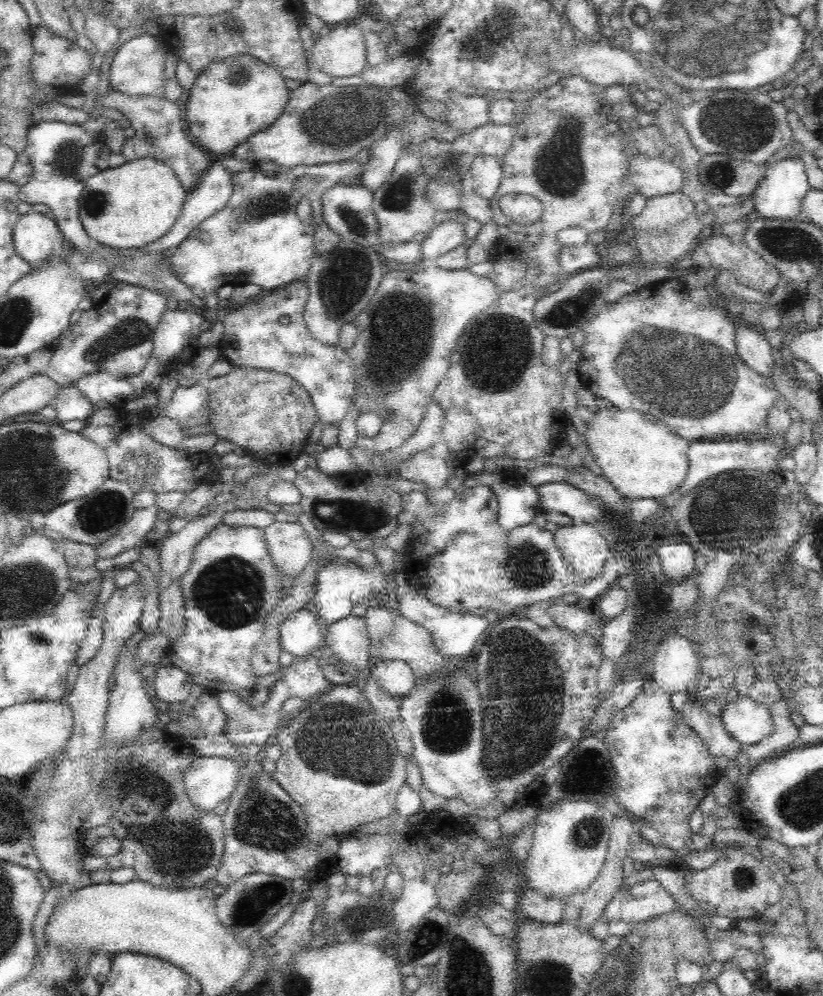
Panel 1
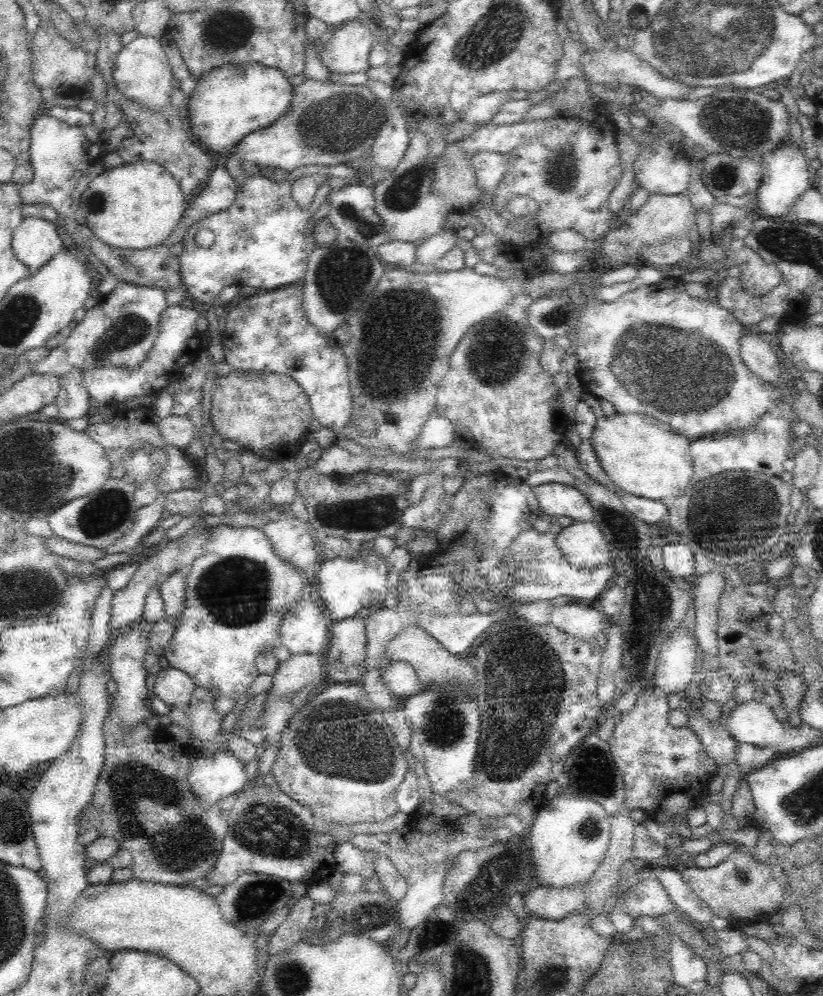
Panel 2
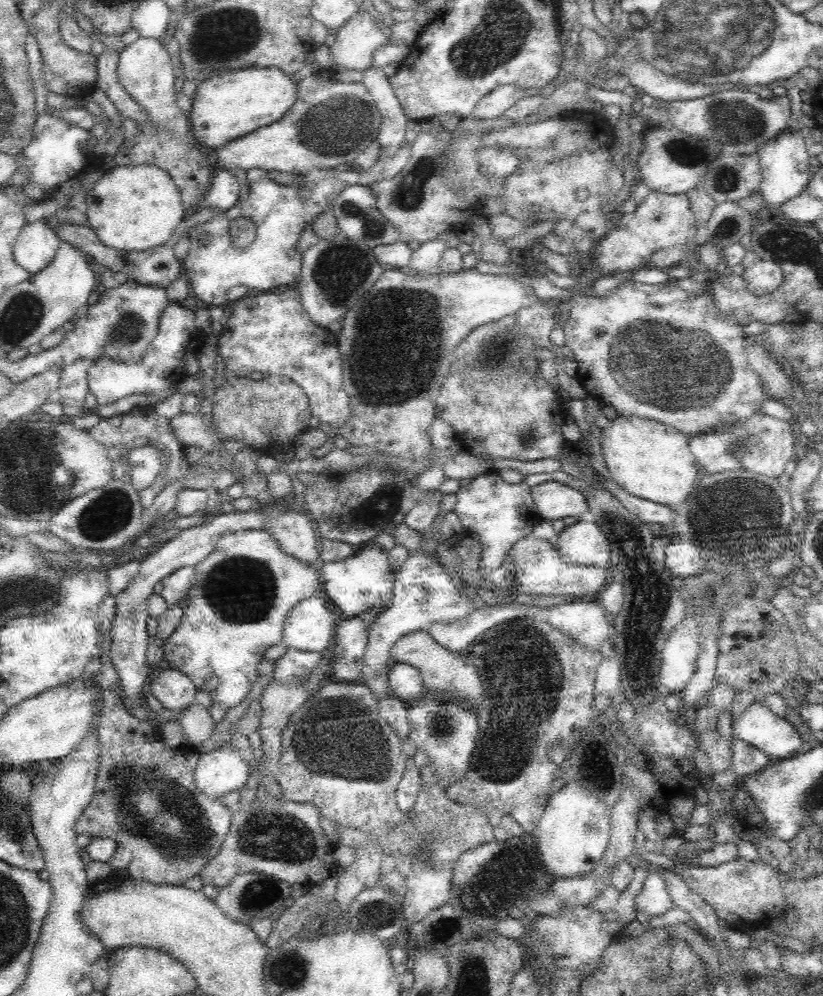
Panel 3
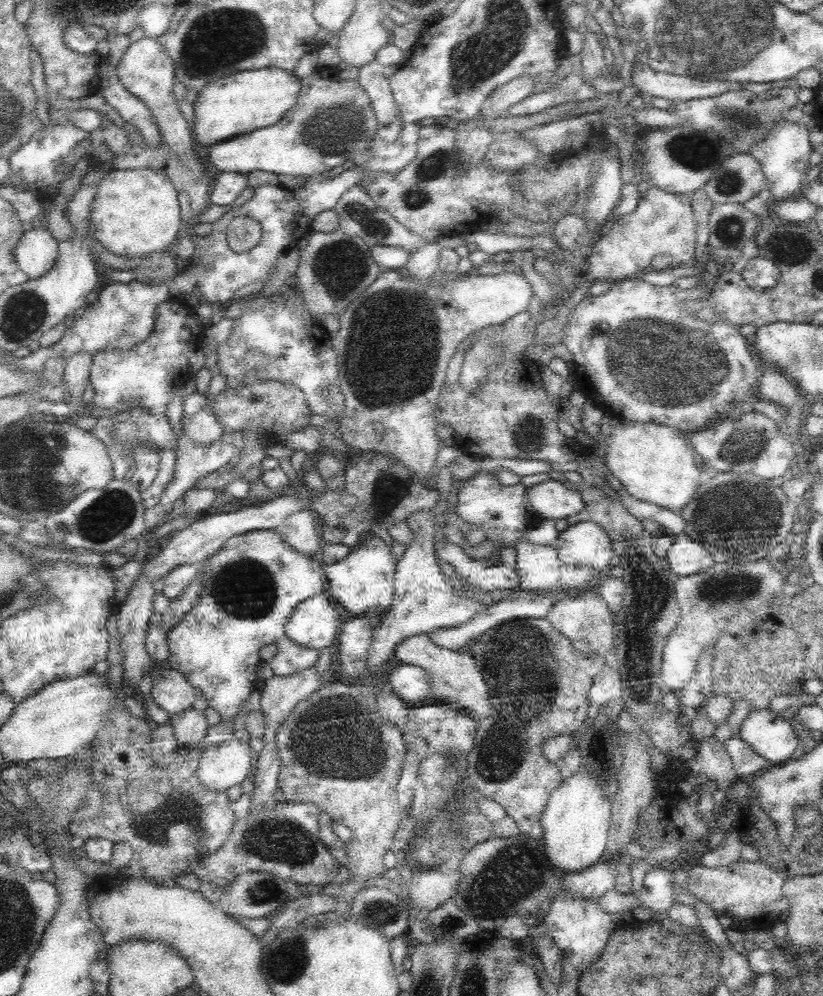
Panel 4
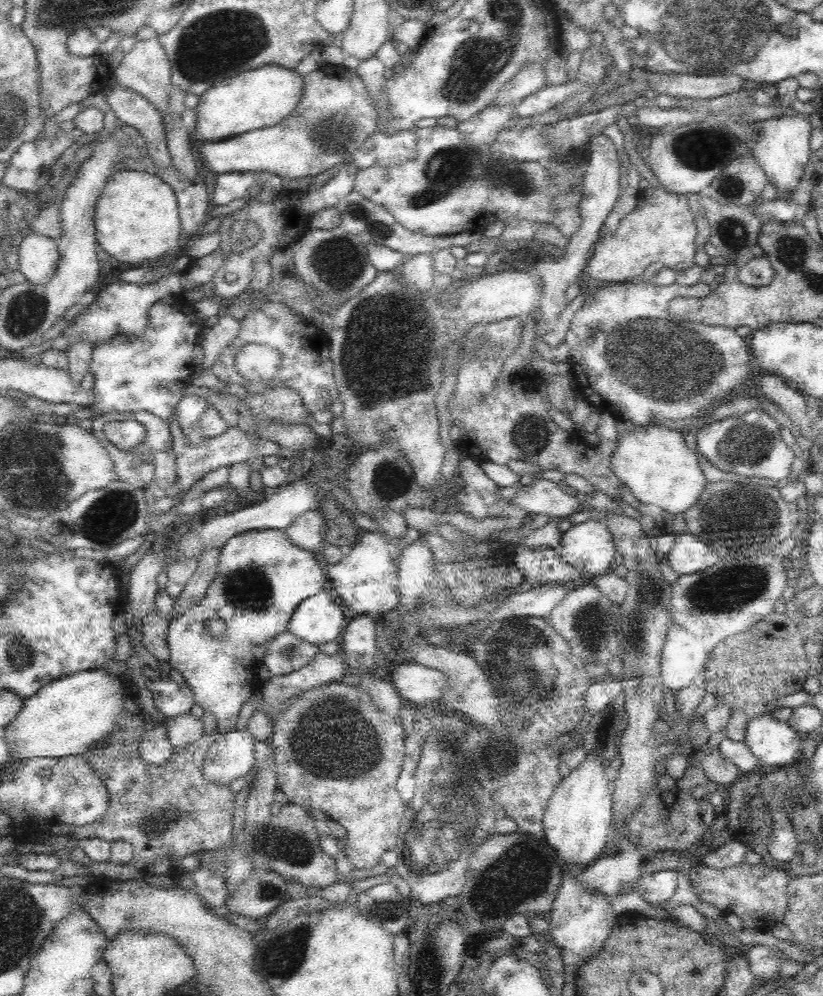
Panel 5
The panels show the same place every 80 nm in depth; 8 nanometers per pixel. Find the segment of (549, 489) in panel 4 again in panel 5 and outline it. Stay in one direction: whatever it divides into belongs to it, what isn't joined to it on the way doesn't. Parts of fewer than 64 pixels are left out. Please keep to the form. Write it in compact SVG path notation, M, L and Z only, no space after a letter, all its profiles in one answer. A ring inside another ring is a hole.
M541 478L528 486L520 486L515 503L527 514L548 515L556 520L569 518L570 514L583 509L576 492L563 484Z

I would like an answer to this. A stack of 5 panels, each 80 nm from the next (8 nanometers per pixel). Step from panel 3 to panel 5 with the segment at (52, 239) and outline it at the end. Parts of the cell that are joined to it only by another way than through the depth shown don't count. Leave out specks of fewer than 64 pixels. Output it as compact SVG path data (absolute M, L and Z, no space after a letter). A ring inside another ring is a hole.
M26 232L24 240L15 251L20 259L19 272L26 282L46 285L54 277L60 259L56 239Z

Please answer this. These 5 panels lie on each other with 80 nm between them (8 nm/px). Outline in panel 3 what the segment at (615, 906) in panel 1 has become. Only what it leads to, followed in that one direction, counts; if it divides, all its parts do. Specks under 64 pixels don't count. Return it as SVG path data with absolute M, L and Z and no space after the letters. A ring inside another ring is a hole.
M653 868L644 879L634 905L636 910L646 912L650 916L664 914L675 907L668 892L666 879L660 874L660 869Z

